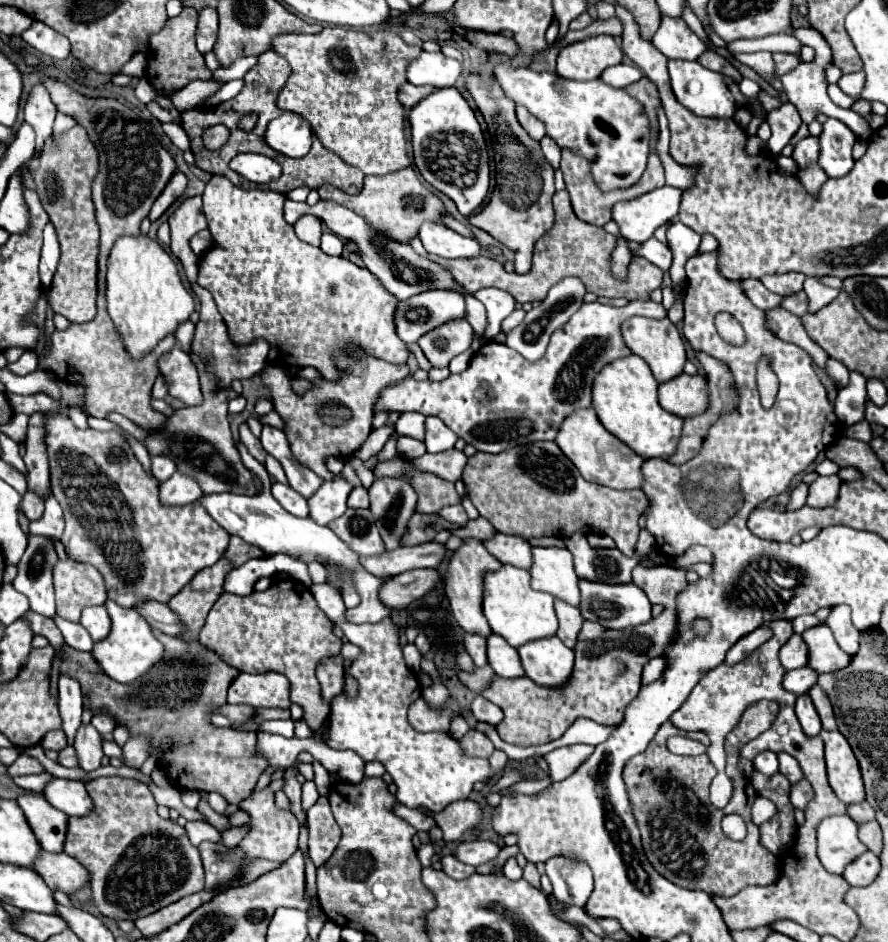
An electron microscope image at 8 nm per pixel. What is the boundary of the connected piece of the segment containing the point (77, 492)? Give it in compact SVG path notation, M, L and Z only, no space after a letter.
M60 411L46 415L44 429L50 463L50 489L64 509L66 519L66 529L60 541L64 543L70 559L90 563L102 573L108 597L120 607L134 609L138 601L146 599L166 603L186 583L190 583L198 571L212 567L224 555L230 535L214 519L210 519L208 511L198 501L183 506L162 505L158 479L138 463L130 443L118 431L78 429L70 417Z

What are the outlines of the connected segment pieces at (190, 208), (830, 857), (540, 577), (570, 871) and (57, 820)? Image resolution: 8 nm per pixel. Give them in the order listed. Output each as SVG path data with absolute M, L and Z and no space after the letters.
M186 199L168 219L170 223L170 250L182 264L190 283L197 281L200 258L190 247L192 235L206 229L206 217L202 211L202 199Z
M830 815L816 827L818 859L826 871L842 875L844 867L866 851L866 845L858 839L858 825L844 815Z
M532 547L530 575L530 583L536 591L546 591L570 605L580 603L578 575L568 549Z
M554 857L546 863L546 875L552 881L552 895L558 901L558 909L584 907L592 889L592 871L586 863L568 857Z
M22 795L16 799L20 809L24 811L26 821L30 823L30 829L36 835L38 845L44 851L56 853L62 851L64 839L66 839L66 823L68 815L54 809L44 797L40 795Z

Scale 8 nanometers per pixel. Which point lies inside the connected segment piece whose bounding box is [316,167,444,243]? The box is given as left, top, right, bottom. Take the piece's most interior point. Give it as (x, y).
(396, 204)

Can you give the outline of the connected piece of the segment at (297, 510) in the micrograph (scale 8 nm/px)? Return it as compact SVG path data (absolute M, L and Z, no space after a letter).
M274 483L272 485L272 495L276 497L276 501L292 515L296 517L308 517L308 503L306 499L296 493L290 485L284 485L284 483Z

